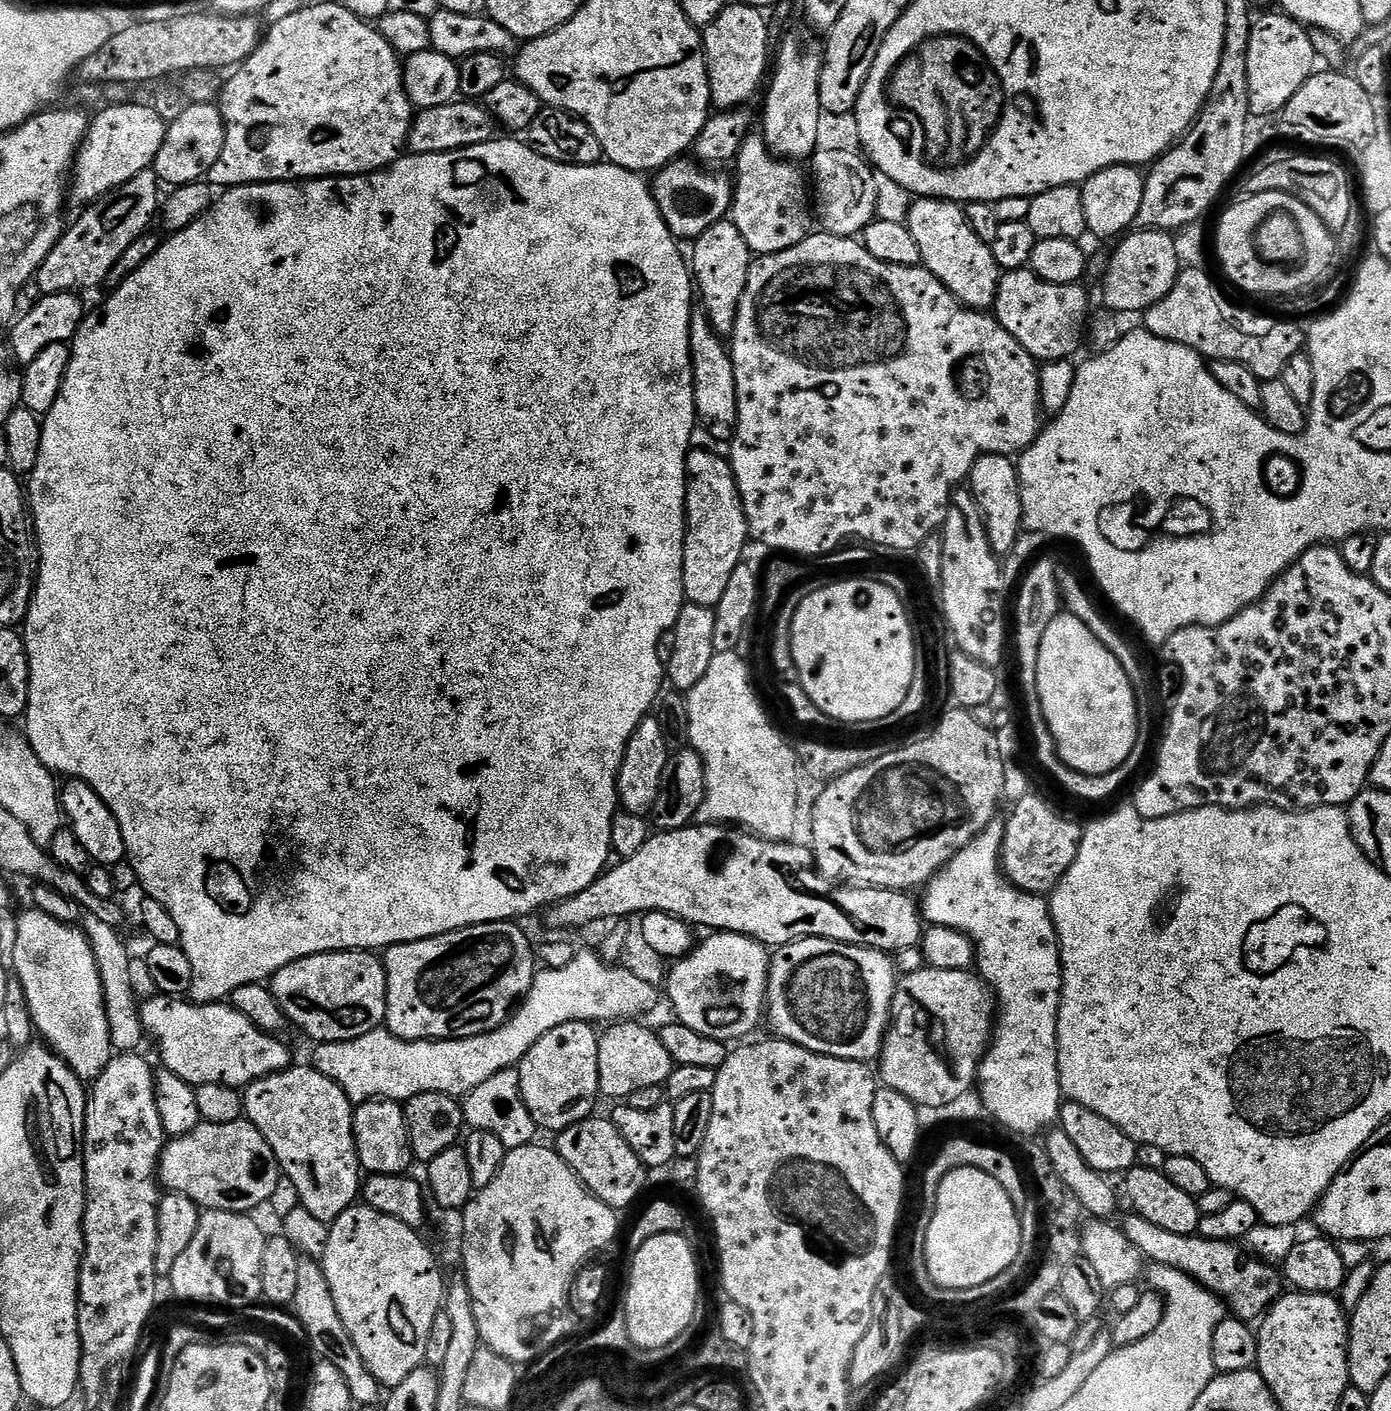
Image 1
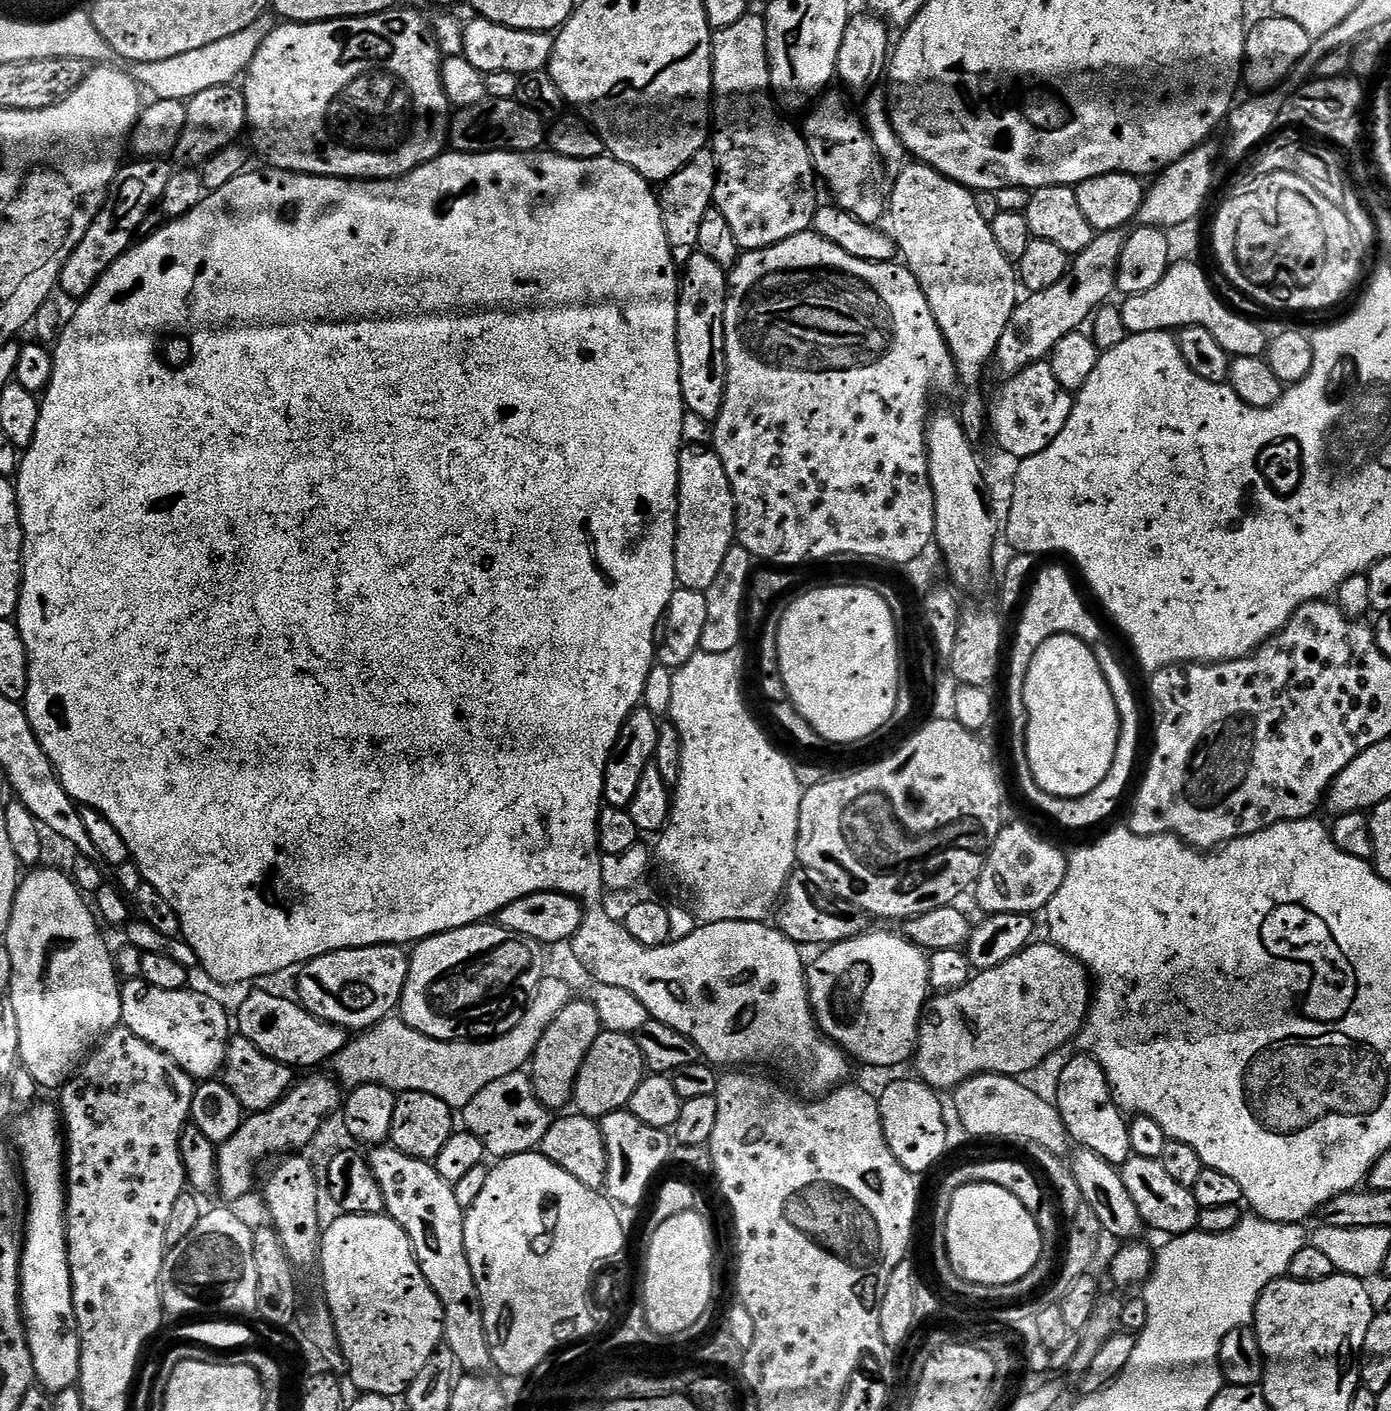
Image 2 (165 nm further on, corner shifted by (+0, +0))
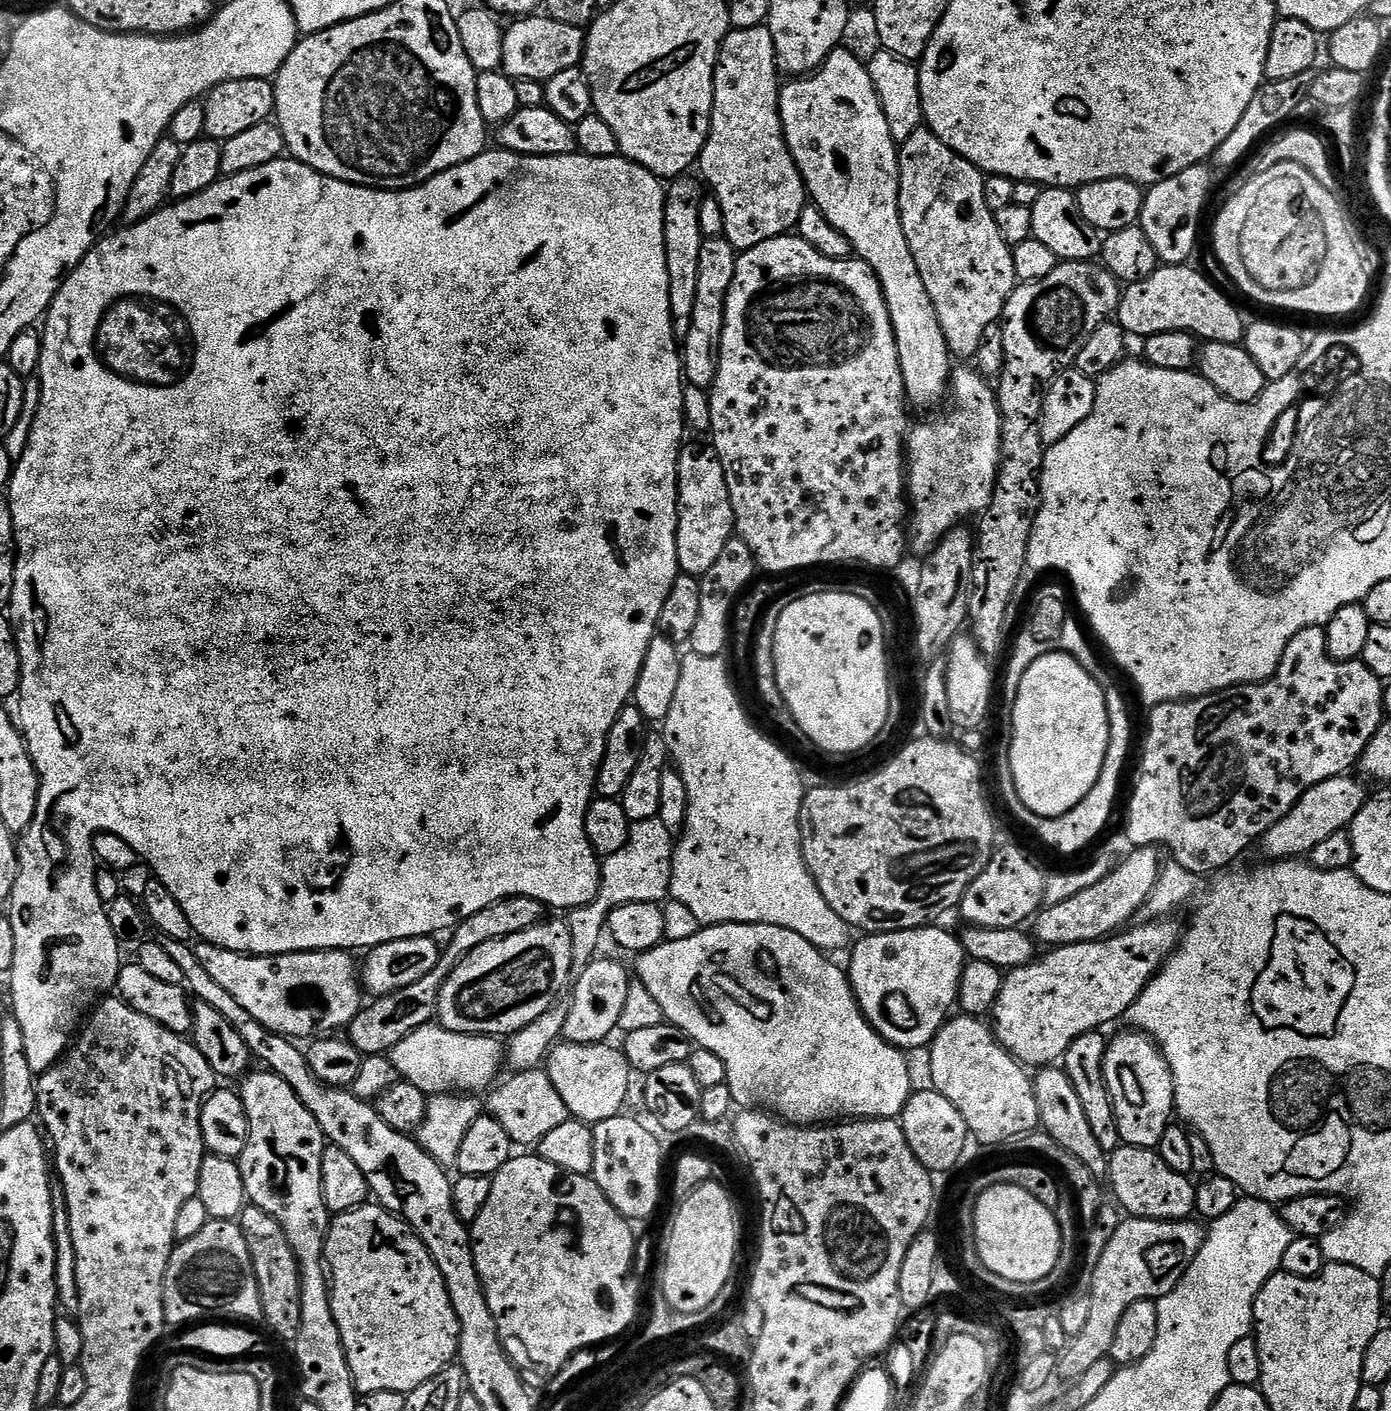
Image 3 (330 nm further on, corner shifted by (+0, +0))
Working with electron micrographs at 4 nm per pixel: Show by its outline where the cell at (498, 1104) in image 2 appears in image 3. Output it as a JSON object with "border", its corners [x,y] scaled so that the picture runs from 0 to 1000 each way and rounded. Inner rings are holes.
{"border":[[[383,758],[372,760],[365,763],[366,765],[357,768],[353,772],[349,785],[353,791],[360,796],[364,800],[364,804],[367,804],[369,811],[382,811],[387,811],[395,801],[404,798],[404,795],[409,794],[408,785],[407,781],[404,781],[404,775],[398,773],[398,767],[395,767],[393,759]]]}

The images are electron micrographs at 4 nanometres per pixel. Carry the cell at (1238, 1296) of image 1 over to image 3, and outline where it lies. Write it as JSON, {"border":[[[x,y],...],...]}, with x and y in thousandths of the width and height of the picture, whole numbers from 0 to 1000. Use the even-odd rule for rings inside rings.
{"border":[[[751,755],[746,760],[748,760],[744,760],[743,770],[750,802],[756,805],[761,809],[761,812],[778,821],[778,824],[781,824],[781,826],[784,826],[784,829],[789,835],[796,834],[797,817],[794,816],[792,812],[789,812],[789,807],[786,807],[786,803],[784,802],[784,795],[781,795],[781,790],[778,787],[775,773],[772,773],[768,760],[762,755]]]}

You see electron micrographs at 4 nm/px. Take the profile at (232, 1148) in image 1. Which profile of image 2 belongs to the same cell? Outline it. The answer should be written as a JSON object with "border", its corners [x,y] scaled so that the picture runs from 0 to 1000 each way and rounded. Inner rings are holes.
{"border":[[[224,760],[216,765],[205,775],[197,785],[190,788],[180,789],[167,807],[164,807],[156,814],[156,841],[157,846],[165,853],[174,848],[180,847],[184,838],[185,826],[193,818],[199,819],[219,815],[231,799],[233,794],[246,782],[245,770],[239,763],[234,763],[231,760]]]}

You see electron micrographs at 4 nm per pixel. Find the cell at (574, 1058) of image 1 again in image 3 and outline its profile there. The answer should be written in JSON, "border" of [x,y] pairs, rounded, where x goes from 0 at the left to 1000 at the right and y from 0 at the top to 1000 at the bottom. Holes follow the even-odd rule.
{"border":[[[426,680],[421,687],[410,698],[409,719],[407,721],[405,736],[409,740],[435,739],[438,736],[437,734],[440,731],[442,732],[446,728],[450,704],[454,697],[452,687],[451,689],[444,681]]]}

